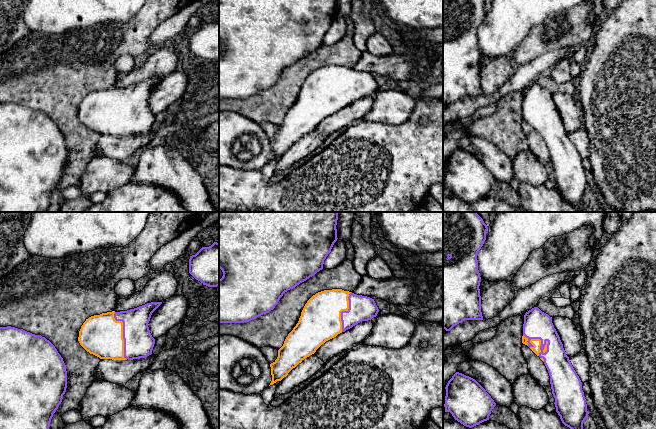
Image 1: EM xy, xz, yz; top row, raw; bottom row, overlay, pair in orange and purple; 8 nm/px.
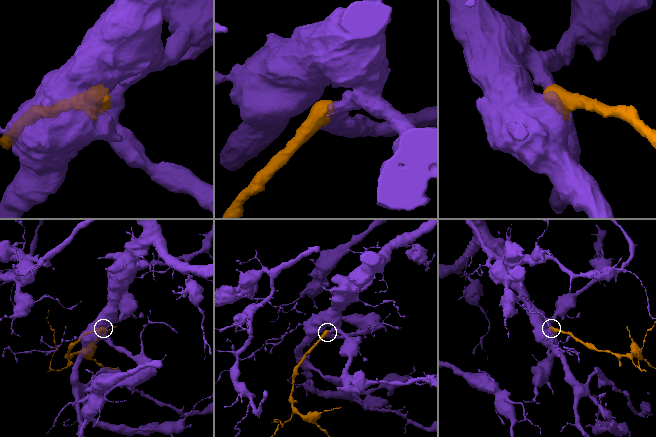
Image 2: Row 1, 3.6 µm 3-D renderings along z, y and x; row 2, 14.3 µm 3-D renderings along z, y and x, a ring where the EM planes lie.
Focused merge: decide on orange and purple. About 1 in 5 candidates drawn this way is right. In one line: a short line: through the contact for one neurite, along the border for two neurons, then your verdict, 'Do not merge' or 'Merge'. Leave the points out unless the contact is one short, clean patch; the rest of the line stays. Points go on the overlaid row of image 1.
Merge

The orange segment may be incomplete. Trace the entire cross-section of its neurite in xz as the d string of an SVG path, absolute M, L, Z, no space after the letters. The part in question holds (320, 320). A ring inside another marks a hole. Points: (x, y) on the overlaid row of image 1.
M342 289L324 290L313 295L305 304L298 323L278 350L277 359L270 364L272 375L270 385L281 381L305 358L314 354L323 343L362 321L371 320L378 312L374 299Z

